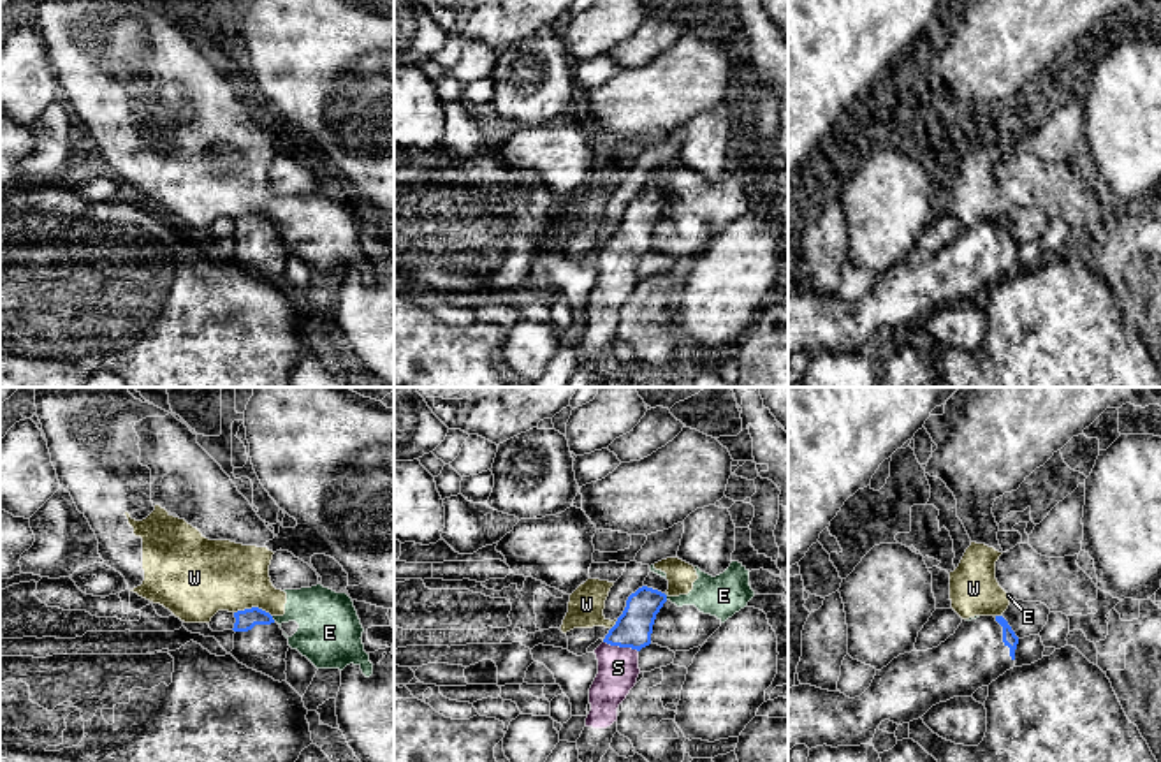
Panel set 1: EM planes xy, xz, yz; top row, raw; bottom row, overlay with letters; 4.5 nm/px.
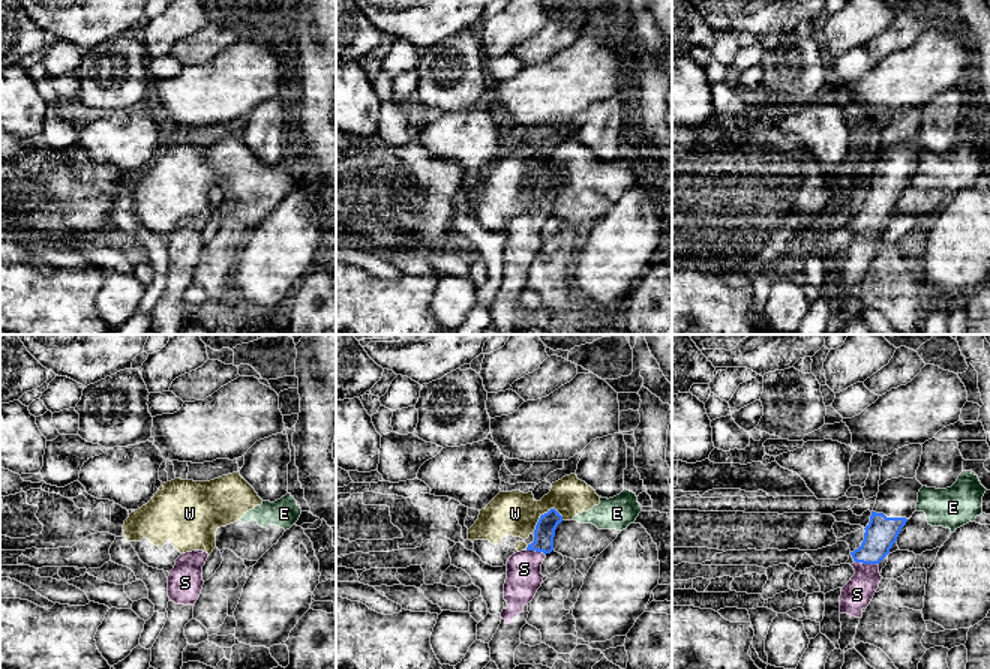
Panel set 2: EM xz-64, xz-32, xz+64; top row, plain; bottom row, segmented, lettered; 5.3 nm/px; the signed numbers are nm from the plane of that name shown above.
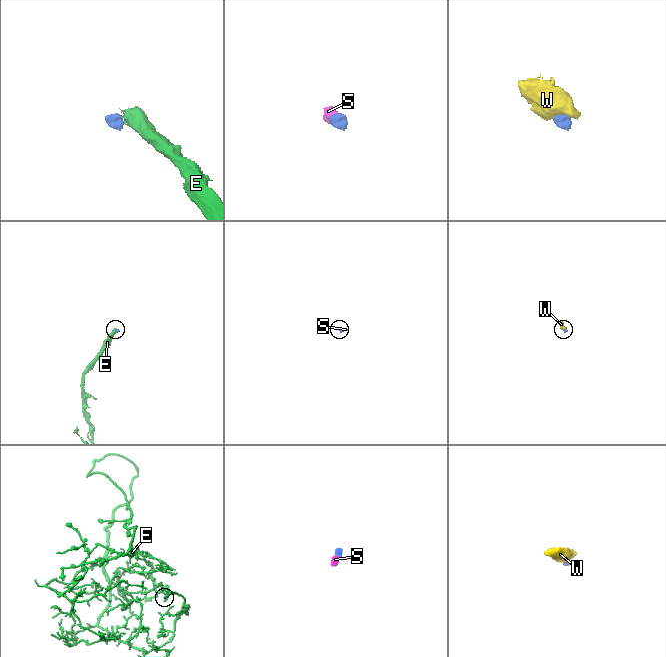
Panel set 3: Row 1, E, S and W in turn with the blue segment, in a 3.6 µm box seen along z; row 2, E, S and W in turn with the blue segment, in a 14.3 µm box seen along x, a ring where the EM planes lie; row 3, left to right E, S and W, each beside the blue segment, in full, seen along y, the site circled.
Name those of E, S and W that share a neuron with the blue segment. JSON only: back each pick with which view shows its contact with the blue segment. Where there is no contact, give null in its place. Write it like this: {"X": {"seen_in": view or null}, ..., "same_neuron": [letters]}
{"S": {"seen_in": "xz"}, "same_neuron": ["S"]}

